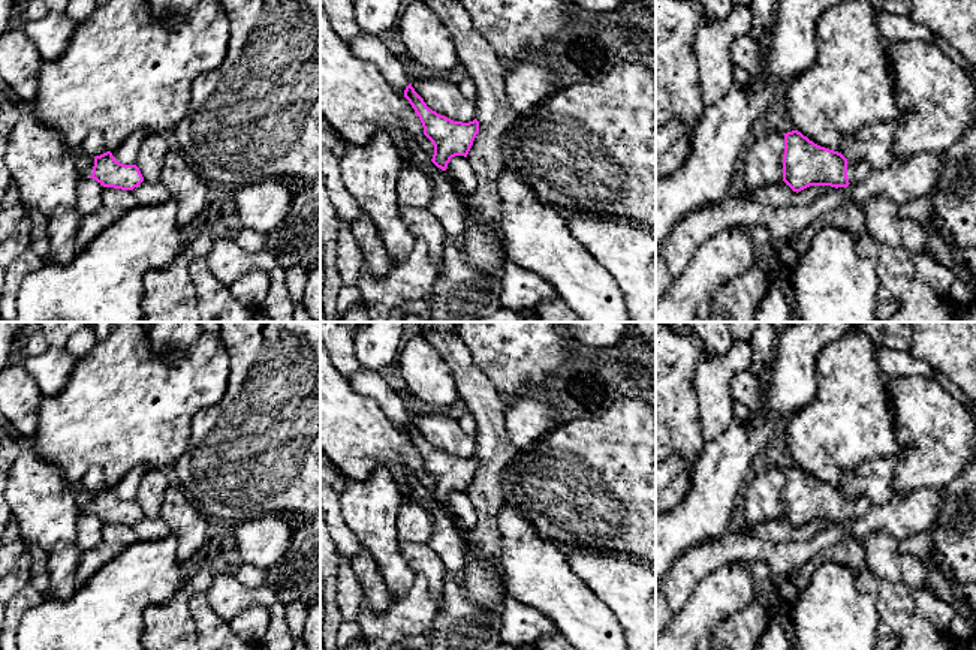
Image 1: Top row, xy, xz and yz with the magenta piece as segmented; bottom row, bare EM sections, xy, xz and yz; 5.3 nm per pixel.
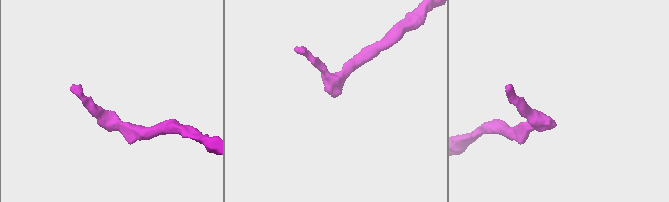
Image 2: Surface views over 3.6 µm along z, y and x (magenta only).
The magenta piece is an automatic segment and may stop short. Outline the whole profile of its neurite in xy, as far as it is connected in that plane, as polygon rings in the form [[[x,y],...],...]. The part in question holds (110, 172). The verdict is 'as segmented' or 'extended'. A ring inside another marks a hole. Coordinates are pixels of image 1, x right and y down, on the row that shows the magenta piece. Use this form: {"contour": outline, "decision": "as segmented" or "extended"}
{"contour": [[[67,147],[67,153],[73,157],[81,177],[93,178],[103,187],[133,190],[144,181],[136,165],[120,163],[111,151],[91,157],[82,147]]], "decision": "extended"}

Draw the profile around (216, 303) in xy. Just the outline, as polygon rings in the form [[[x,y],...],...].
[[[204,258],[189,265],[201,322],[268,322],[262,309],[241,304],[228,285],[207,267]]]

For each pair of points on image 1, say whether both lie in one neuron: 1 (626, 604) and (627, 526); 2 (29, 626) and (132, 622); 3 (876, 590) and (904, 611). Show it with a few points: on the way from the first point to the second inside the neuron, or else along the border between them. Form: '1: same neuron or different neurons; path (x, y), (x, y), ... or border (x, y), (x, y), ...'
1: different neurons; border (578, 547), (605, 548), (612, 553)
2: same neuron; path (54, 626), (101, 626), (107, 622)
3: same neuron; path (883, 592), (897, 605)

